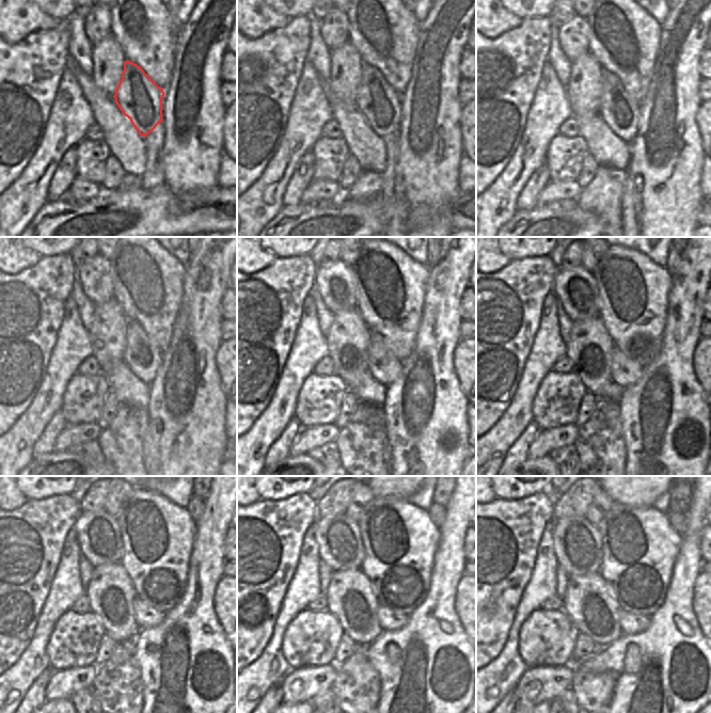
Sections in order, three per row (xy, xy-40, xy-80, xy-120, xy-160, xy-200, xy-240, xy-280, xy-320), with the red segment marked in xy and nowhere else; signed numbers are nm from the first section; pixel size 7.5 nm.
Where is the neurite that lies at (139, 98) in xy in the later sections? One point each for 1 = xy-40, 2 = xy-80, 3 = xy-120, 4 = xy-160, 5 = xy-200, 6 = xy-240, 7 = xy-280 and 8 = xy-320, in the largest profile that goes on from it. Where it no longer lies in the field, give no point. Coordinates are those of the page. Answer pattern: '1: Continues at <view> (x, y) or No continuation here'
1: Continues at xy-40 (380, 105)
2: Continues at xy-80 (618, 109)
3: Continues at xy-120 (143, 358)
4: Continues at xy-160 (383, 365)
5: Continues at xy-200 (625, 373)
6: Continues at xy-240 (146, 617)
7: Continues at xy-280 (389, 620)
8: Continues at xy-320 (631, 623).

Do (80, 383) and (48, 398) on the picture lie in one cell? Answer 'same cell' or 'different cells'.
different cells

